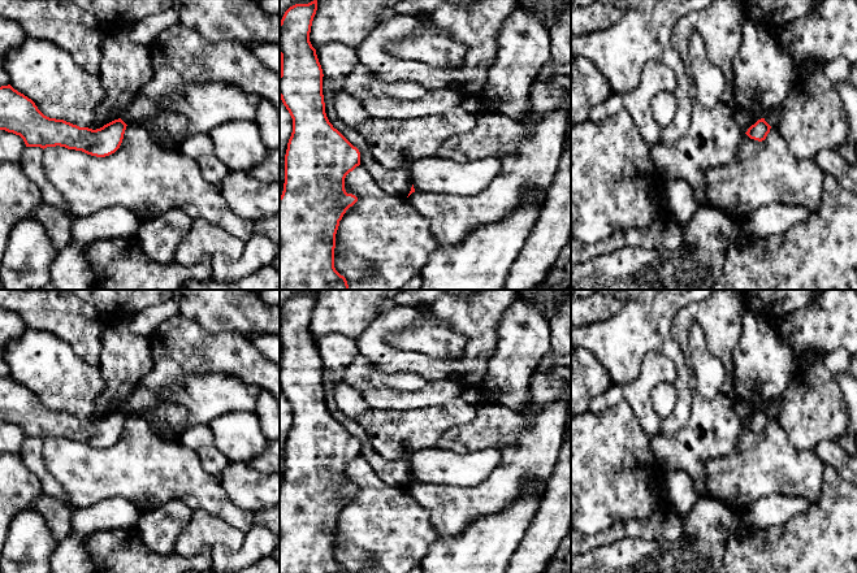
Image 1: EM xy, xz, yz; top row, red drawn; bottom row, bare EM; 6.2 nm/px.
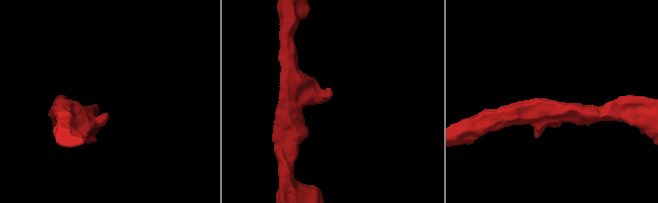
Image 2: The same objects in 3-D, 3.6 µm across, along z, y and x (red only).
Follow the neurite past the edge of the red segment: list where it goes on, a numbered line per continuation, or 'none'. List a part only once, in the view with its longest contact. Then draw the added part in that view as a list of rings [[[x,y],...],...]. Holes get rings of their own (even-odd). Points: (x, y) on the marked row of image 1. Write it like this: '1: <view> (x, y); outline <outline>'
none

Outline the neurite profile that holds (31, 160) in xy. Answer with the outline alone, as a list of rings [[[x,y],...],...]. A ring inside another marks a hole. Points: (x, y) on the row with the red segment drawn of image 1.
[[[26,147],[21,156],[20,164],[25,174],[38,186],[43,203],[49,204],[65,213],[70,213],[68,201],[46,175],[43,156],[43,148]]]

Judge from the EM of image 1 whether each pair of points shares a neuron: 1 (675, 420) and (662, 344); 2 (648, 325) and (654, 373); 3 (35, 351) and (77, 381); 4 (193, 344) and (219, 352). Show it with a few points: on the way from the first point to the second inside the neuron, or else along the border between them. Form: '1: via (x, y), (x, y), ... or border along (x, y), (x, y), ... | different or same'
1: via (682, 400), (682, 368), (679, 363) | same
2: border along (675, 365), (659, 352), (649, 351), (636, 376) | different
3: via (46, 357), (66, 378) | same
4: via (199, 351), (212, 352) | same

